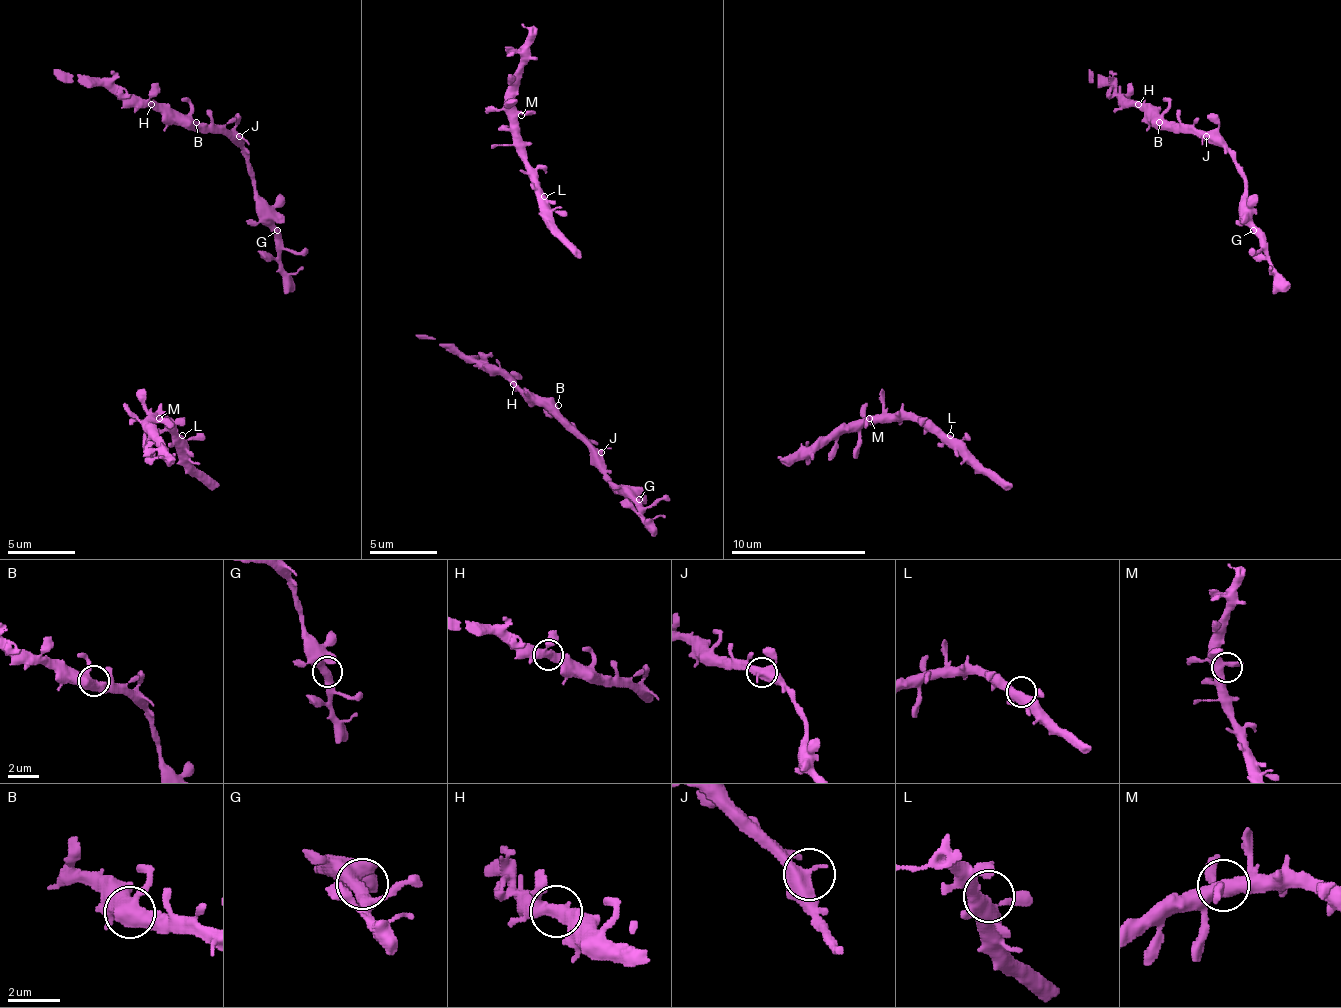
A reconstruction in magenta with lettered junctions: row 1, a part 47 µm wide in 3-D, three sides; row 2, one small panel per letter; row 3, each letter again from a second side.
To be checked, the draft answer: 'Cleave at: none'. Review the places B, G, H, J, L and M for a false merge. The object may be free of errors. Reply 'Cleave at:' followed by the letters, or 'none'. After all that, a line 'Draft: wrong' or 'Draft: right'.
Cleave at: none
Draft: right

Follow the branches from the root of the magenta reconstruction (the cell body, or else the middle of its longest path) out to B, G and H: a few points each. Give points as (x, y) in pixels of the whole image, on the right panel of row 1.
B: (1274, 294), (1267, 237), (1250, 216), (1240, 166), (1220, 146), (1159, 122)
G: (1274, 294), (1274, 264), (1267, 253), (1267, 243), (1253, 230)
H: (1274, 294), (1267, 237), (1250, 216), (1240, 166), (1199, 132), (1169, 129), (1139, 105)

